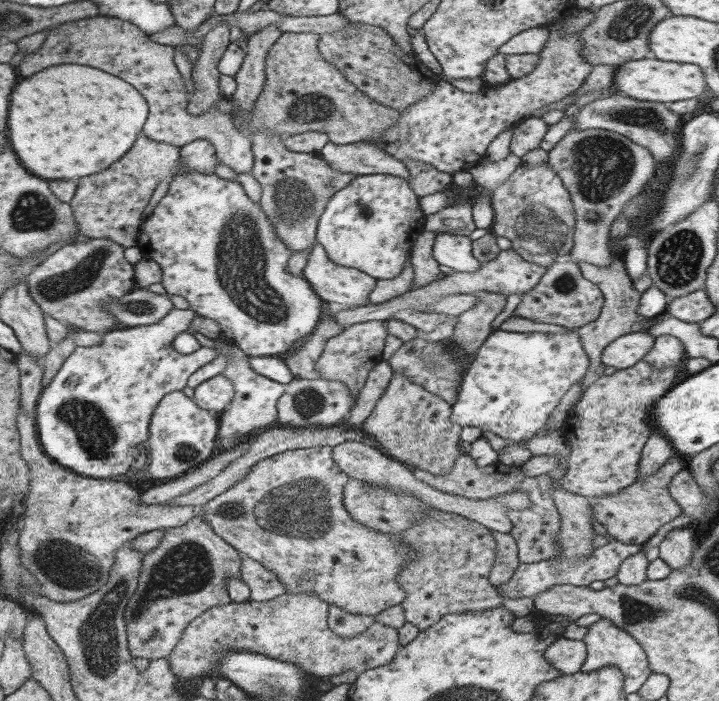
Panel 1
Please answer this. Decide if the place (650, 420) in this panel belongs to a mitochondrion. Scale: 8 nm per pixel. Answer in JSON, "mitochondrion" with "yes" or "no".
{"mitochondrion":"no"}

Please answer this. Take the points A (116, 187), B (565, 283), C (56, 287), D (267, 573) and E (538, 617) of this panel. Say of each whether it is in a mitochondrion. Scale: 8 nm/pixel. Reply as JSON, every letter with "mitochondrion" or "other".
{"A":"other","B":"mitochondrion","C":"mitochondrion","D":"other","E":"other"}

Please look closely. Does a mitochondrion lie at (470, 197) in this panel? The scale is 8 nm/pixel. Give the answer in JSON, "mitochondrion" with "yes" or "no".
{"mitochondrion":"no"}

